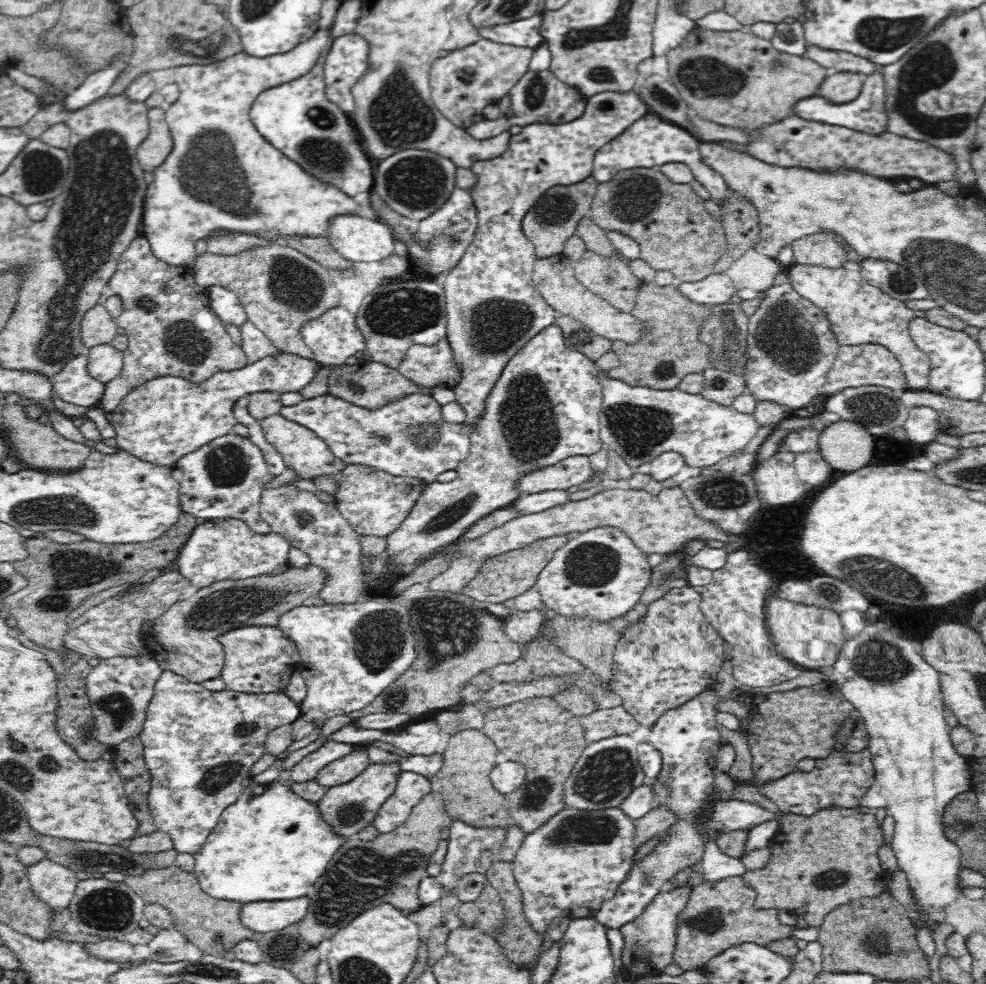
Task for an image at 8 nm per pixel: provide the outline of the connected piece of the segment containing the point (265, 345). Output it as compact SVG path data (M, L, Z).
M250 320L238 326L242 336L242 346L248 364L270 356L278 356L281 351L272 345L266 335Z

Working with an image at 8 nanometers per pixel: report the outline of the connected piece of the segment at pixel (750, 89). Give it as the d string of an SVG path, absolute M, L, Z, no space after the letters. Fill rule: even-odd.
M698 29L690 31L685 41L675 49L670 50L666 57L674 60L670 64L669 74L682 70L682 66L688 60L694 60L696 56L702 56L700 48L710 48L706 58L724 58L724 64L730 68L740 70L746 78L754 78L754 82L746 88L742 88L732 104L724 104L724 98L706 98L706 100L690 100L692 111L704 120L722 125L734 127L742 131L750 131L761 128L764 124L778 122L793 112L793 104L802 99L808 99L818 94L821 84L833 71L824 68L806 56L794 56L790 53L780 52L770 40L762 39L752 32L734 30L732 32ZM694 44L694 46L692 46ZM690 48L696 48L694 52Z

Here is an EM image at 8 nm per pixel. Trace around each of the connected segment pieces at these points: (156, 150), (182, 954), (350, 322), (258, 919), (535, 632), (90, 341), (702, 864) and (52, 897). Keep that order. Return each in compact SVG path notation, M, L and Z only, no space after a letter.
M154 107L147 112L149 133L137 148L137 158L145 171L154 172L166 160L173 147L173 138L165 119L165 109Z
M160 929L147 944L151 949L149 960L162 964L199 960L201 950L193 945L178 929Z
M334 307L324 311L318 318L305 322L301 327L301 336L308 348L314 352L314 360L322 366L345 364L356 352L366 351L366 336L357 327L357 315L343 307Z
M306 896L302 900L244 903L237 918L245 930L264 934L300 922L308 912L308 904Z
M532 609L530 612L516 610L506 617L503 628L514 641L533 642L540 636L539 628L546 619L538 609Z
M103 304L85 312L81 322L81 340L86 350L109 344L118 334L118 323Z
M713 838L704 841L706 844L704 844L702 858L693 867L703 876L704 881L715 883L729 876L742 876L747 871L744 863L739 858L722 853Z
M48 858L27 867L27 877L34 894L45 900L55 914L70 904L79 881L73 870Z

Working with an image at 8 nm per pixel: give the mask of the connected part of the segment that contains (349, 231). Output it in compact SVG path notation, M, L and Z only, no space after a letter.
M341 216L331 222L327 240L344 258L354 262L378 262L393 255L394 242L391 227L383 222L368 220L360 216Z

